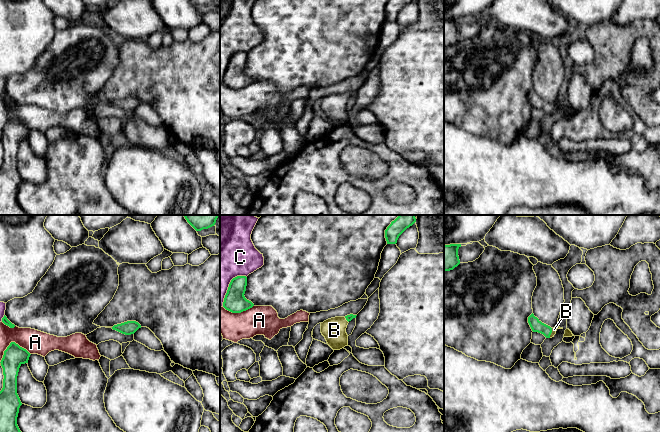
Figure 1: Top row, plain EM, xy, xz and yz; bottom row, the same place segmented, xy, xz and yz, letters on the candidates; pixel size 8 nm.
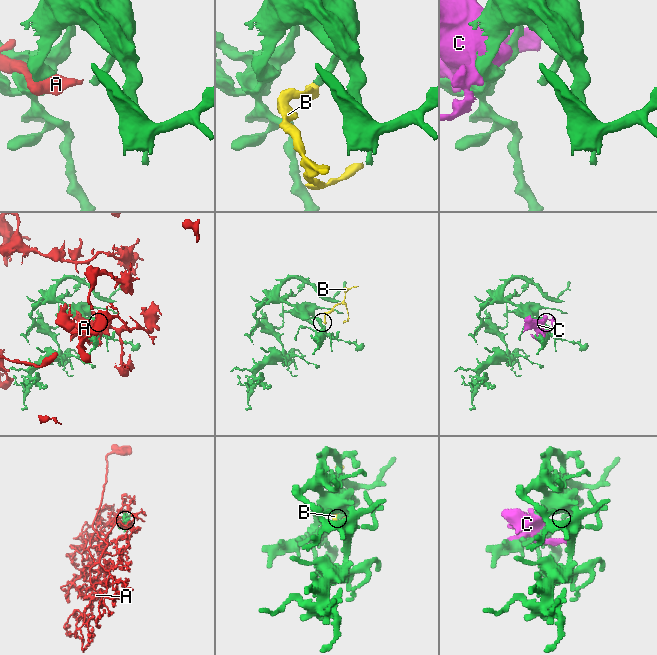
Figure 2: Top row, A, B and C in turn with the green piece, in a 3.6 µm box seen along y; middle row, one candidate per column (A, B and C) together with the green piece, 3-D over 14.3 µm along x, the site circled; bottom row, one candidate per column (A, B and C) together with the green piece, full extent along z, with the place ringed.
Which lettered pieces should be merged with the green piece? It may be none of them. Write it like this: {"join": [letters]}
{"join": ["B"]}

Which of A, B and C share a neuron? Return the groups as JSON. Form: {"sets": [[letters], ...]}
{"sets": [["A"], ["B"], ["C"]]}

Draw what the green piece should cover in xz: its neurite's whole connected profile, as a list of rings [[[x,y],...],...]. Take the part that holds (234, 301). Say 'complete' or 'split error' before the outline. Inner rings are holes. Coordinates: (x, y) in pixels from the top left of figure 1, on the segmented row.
complete | [[[237,276],[229,284],[224,298],[223,307],[232,313],[241,313],[254,306],[244,296],[247,286],[246,276]]]

